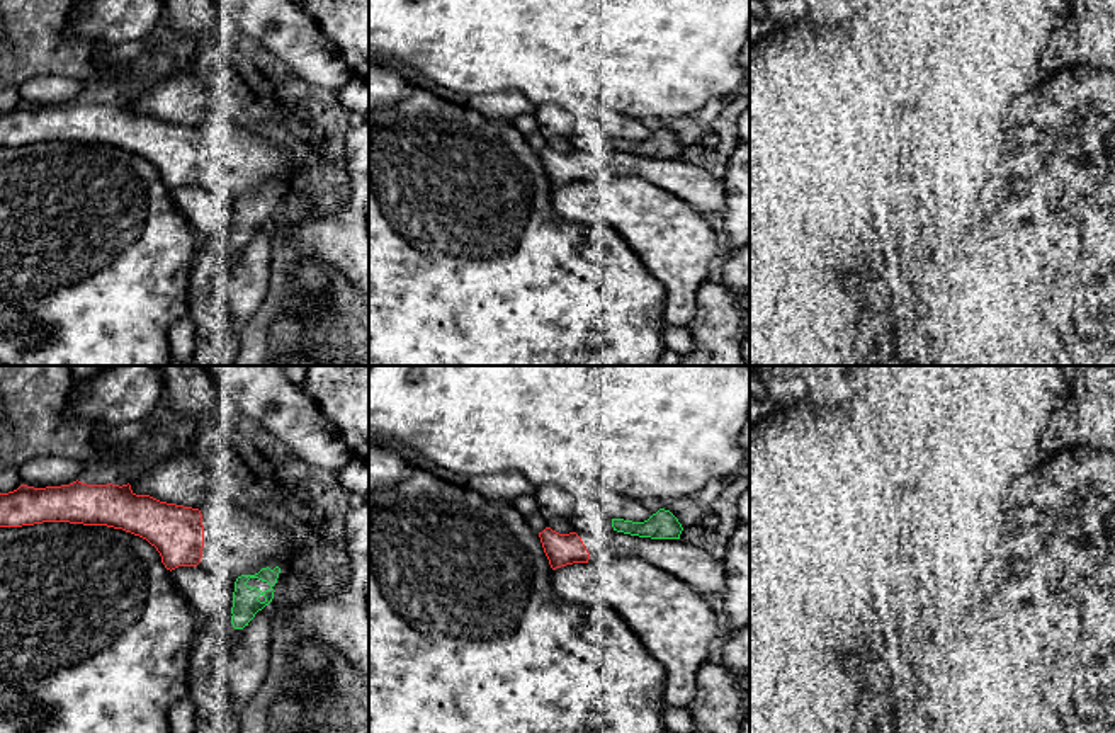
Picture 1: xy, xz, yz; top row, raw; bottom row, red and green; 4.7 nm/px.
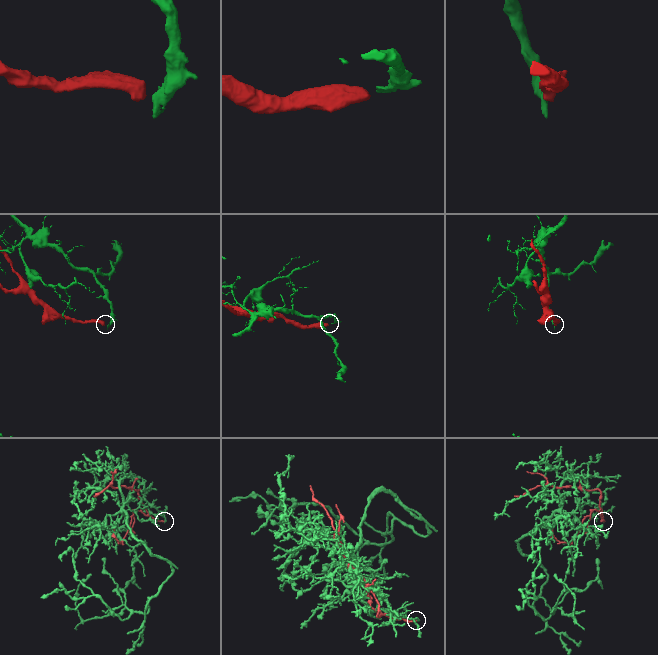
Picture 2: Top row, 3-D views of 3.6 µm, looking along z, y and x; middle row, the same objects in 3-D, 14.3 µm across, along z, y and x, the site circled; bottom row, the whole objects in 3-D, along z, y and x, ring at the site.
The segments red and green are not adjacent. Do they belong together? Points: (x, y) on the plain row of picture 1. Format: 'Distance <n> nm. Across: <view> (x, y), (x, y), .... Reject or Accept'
Distance 160 nm. Across: xz (587, 169), (614, 148). Reject

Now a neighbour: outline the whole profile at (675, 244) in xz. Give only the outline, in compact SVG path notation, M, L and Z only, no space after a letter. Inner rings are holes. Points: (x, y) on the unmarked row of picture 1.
M620 173L556 187L551 202L568 221L612 226L665 286L665 321L688 327L710 262L721 255L719 238L702 213L642 177Z

